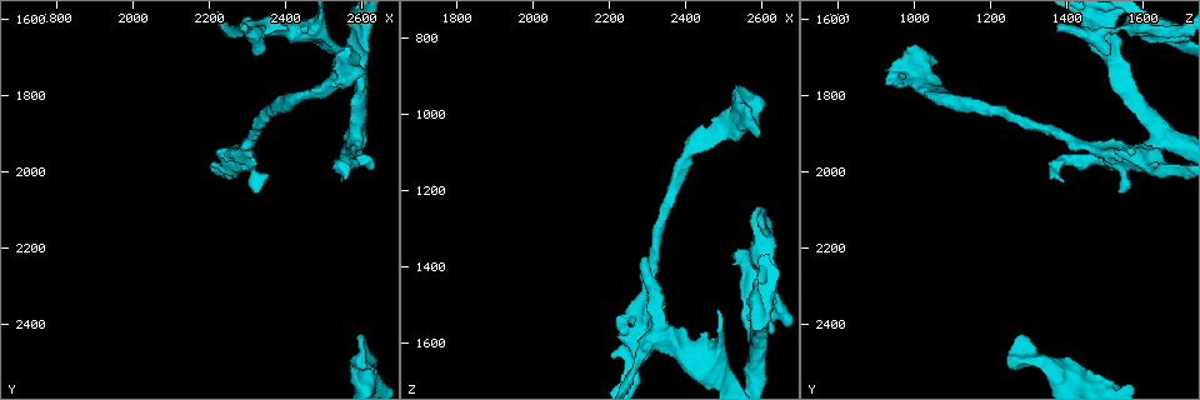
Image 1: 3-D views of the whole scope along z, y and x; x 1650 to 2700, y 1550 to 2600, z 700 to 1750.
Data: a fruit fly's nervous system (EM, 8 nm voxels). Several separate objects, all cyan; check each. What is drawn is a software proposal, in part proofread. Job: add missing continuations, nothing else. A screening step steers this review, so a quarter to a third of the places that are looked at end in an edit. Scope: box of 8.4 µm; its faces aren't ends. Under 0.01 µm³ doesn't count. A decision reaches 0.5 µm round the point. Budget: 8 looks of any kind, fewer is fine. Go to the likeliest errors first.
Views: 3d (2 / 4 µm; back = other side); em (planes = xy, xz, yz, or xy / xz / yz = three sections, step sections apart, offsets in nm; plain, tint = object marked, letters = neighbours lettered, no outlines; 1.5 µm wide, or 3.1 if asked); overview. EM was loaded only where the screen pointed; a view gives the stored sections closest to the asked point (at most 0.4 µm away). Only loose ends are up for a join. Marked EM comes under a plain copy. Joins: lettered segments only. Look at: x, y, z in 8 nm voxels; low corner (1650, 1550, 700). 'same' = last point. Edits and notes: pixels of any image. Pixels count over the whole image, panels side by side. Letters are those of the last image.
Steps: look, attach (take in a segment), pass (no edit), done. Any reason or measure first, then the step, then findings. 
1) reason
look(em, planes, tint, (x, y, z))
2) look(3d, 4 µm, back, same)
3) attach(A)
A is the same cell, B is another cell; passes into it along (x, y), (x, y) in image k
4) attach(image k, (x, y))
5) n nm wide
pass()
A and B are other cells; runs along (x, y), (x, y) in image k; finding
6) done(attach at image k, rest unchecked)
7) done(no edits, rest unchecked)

branch stops here
look(em, planes, tint, (2555, 2025, 1395))

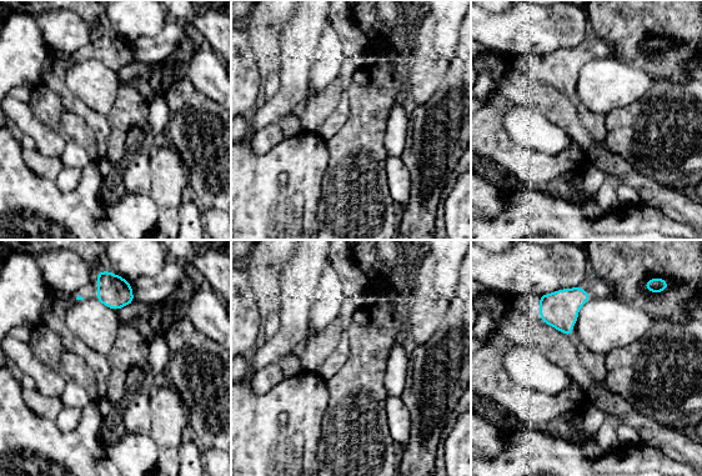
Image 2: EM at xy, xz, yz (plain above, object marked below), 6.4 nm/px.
look(em, planes, letters, same)

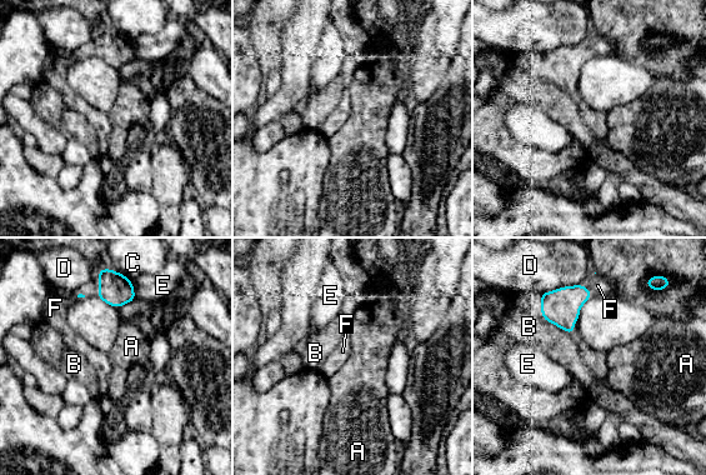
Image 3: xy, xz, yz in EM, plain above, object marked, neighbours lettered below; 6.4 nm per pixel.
D touches over 240 nm
attach(F)
F is the same cell, A, B, C, D and E are other cells; the cell continues

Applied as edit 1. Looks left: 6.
stops while still wide
look(em, yz, step 4, letters, (2635, 2525, 1460))

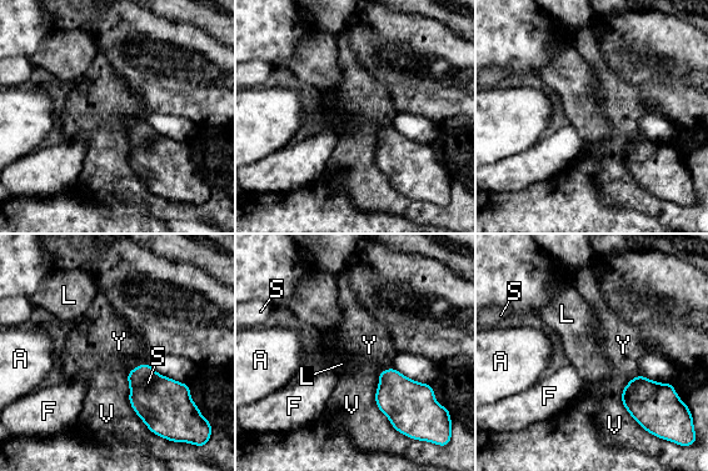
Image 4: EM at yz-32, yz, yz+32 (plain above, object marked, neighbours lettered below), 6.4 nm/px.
cut it another way
look(em, xy, step 8, letters, same)

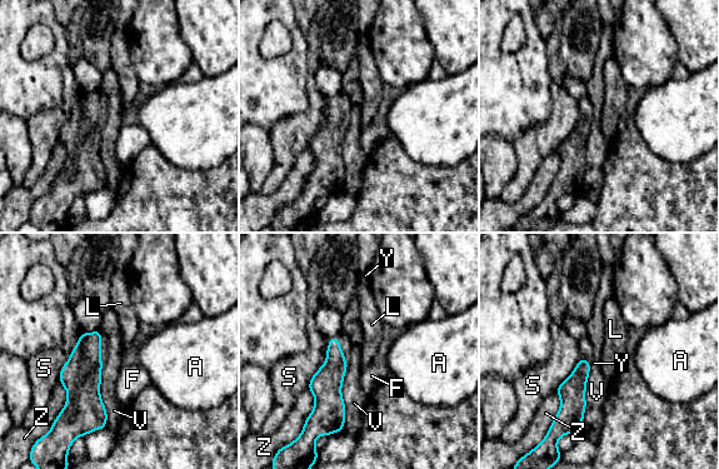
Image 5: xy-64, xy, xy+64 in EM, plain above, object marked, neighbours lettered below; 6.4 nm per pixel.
pass()
A, F, L, S, V, Y and Z are other cells; no lettered segment goes on from it

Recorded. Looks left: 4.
branch stops here
look(3d, 4 µm, (2585, 1710, 1050))

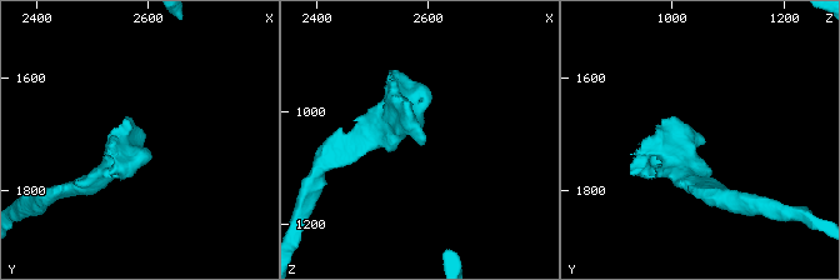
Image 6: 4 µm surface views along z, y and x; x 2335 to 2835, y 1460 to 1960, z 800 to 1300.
look(em, yz, step 4, tint, (2590, 1715, 1060))

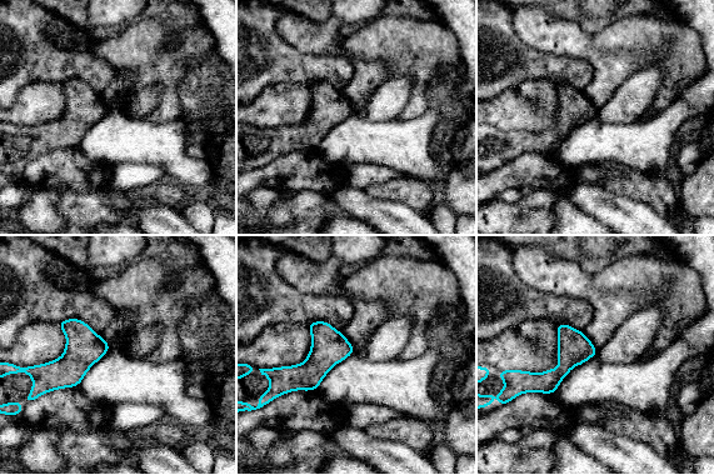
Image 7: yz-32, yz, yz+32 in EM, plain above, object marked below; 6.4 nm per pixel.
look(em, planes, letters, same)

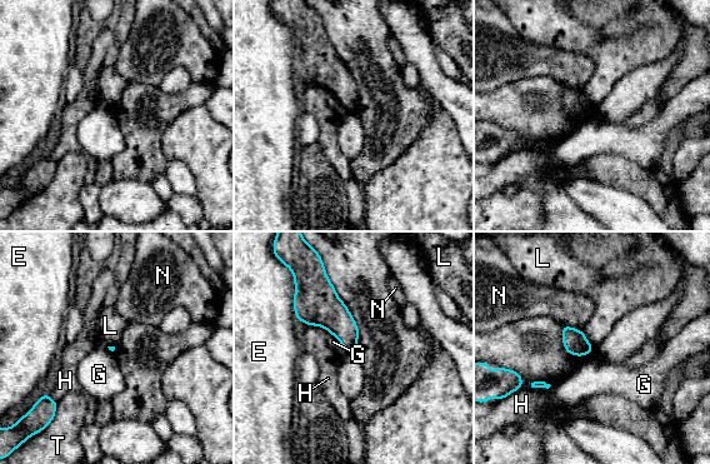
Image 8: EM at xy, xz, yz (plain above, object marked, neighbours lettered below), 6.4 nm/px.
pass()
E, G, H, L, N and T are other cells; border along (329, 332), (348, 352) in image 8; none of them fits

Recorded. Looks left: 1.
done(attach at image 3, rest unchecked)

